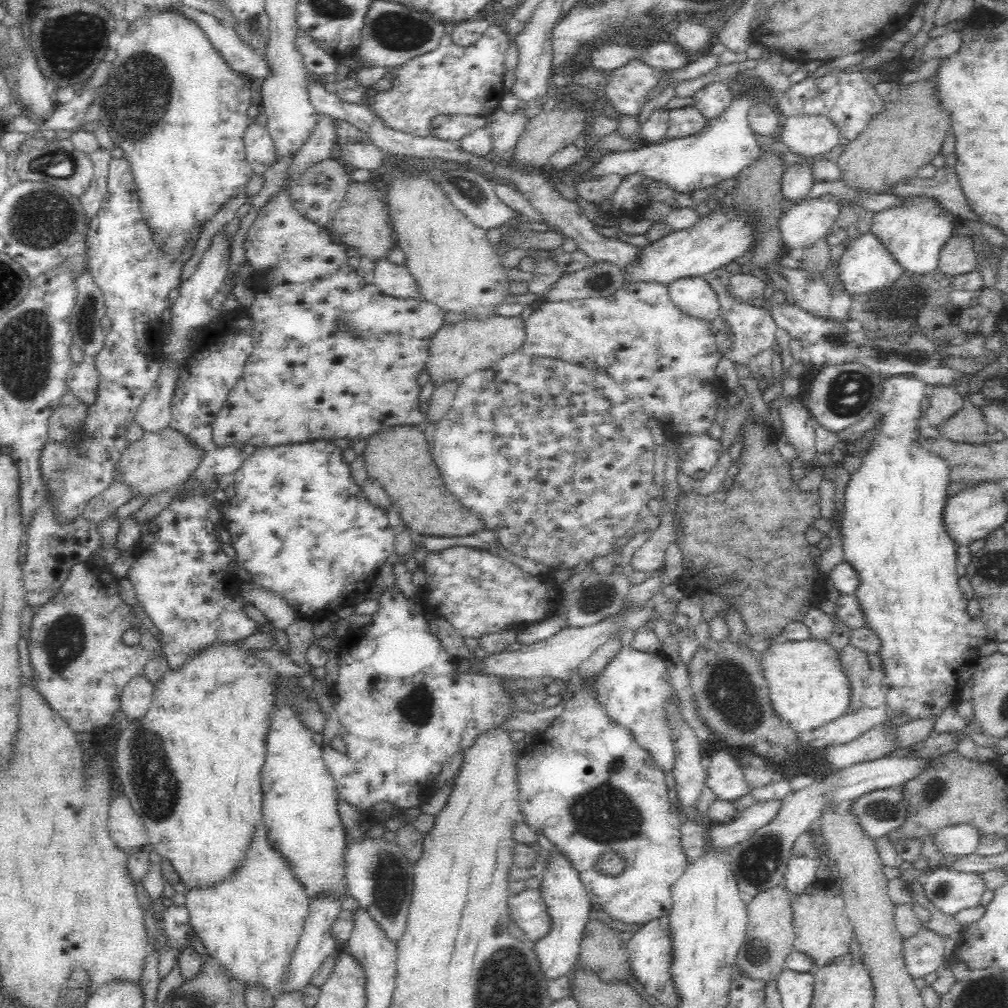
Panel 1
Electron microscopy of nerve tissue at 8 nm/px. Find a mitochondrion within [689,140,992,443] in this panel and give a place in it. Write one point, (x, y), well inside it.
(849, 393)

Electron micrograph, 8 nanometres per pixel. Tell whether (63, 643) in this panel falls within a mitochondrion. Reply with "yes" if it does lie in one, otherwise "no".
yes

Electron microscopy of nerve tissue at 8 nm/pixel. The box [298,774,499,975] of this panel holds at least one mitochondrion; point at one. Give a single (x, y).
(390, 880)

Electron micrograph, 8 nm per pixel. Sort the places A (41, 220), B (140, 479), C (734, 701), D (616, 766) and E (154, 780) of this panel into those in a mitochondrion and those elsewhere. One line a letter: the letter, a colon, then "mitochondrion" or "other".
A: mitochondrion
B: other
C: mitochondrion
D: mitochondrion
E: mitochondrion

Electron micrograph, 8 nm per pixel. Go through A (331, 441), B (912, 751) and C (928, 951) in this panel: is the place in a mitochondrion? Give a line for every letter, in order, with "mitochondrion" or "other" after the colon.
A: other
B: other
C: other

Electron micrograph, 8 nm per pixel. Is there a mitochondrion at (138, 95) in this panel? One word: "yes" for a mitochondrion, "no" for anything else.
yes

